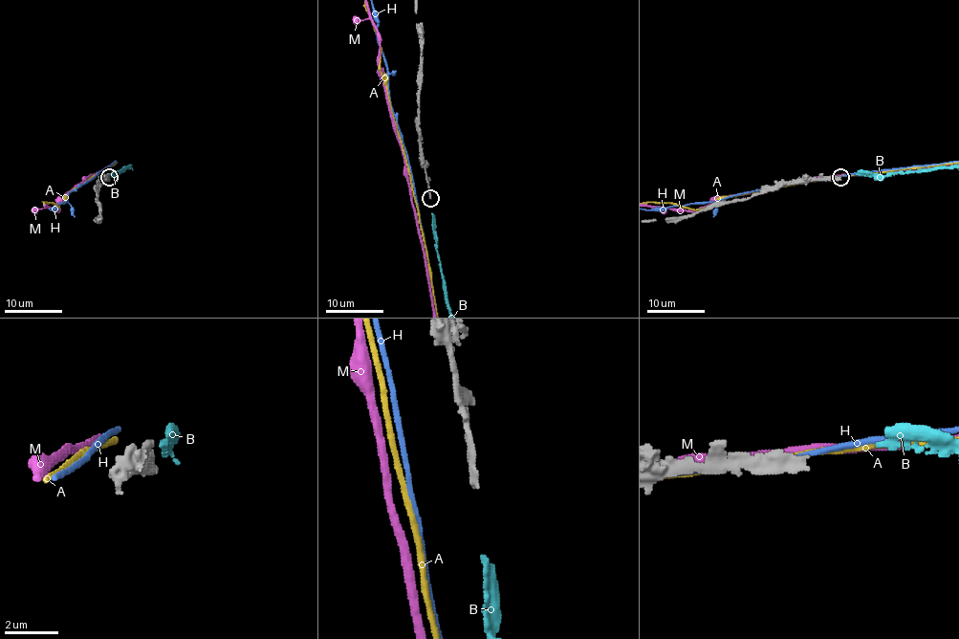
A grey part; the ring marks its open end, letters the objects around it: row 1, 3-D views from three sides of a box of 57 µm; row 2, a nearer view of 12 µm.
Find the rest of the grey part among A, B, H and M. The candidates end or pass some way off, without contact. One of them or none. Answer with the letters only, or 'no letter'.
B

